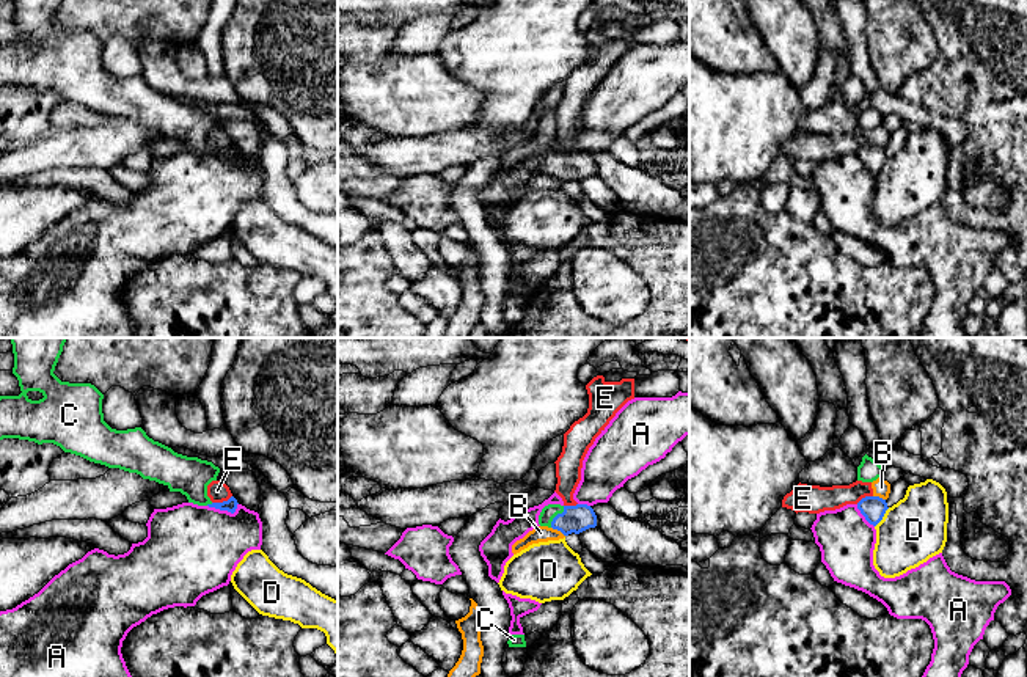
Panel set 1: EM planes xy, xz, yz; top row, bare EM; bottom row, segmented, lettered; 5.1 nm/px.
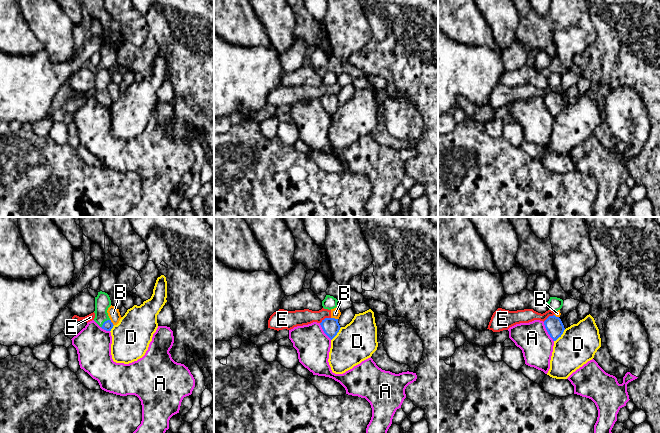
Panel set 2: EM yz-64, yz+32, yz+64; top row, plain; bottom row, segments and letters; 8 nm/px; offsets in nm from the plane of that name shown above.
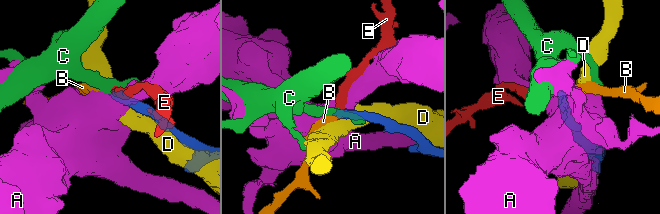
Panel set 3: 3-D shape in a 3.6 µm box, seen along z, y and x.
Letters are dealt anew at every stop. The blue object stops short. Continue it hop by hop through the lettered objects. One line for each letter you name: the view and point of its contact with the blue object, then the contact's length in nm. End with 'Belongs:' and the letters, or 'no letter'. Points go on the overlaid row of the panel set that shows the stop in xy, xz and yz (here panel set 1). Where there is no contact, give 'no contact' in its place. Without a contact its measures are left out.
C: xz (556, 515) | 130 nm
Belongs: C

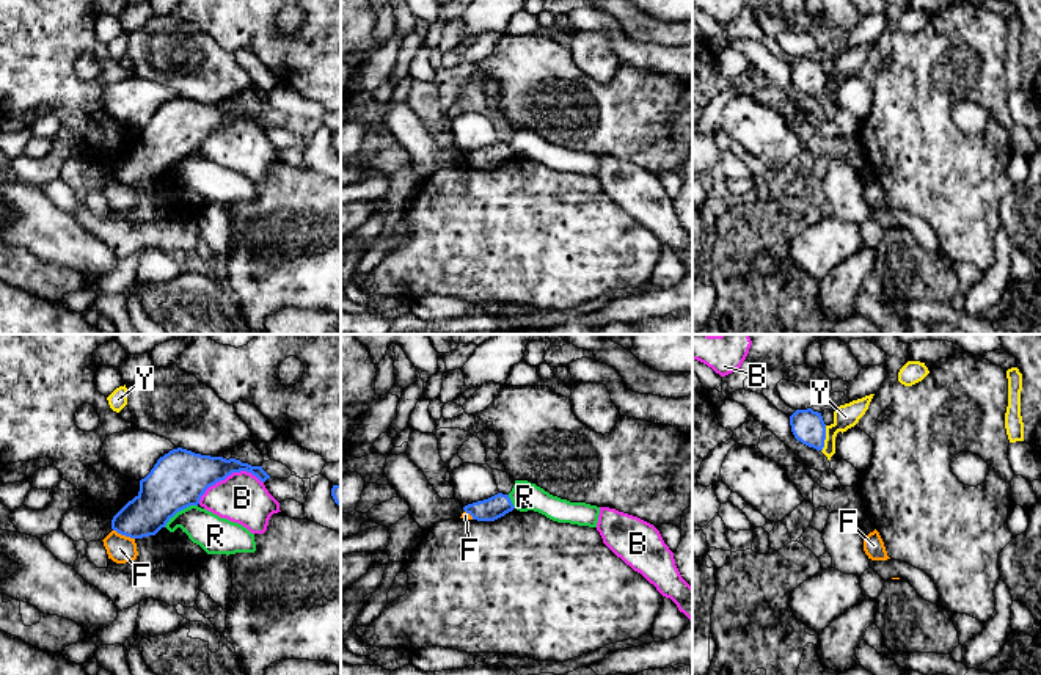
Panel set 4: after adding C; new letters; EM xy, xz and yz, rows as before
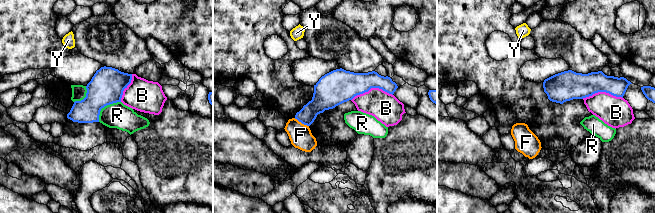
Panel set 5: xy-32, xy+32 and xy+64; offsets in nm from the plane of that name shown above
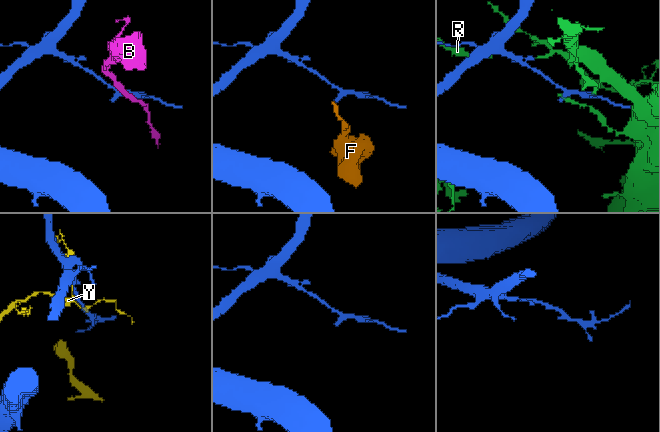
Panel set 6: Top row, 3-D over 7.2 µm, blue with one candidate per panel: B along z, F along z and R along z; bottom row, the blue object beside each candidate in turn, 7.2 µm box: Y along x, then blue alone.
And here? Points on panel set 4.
Belongs: no letter

